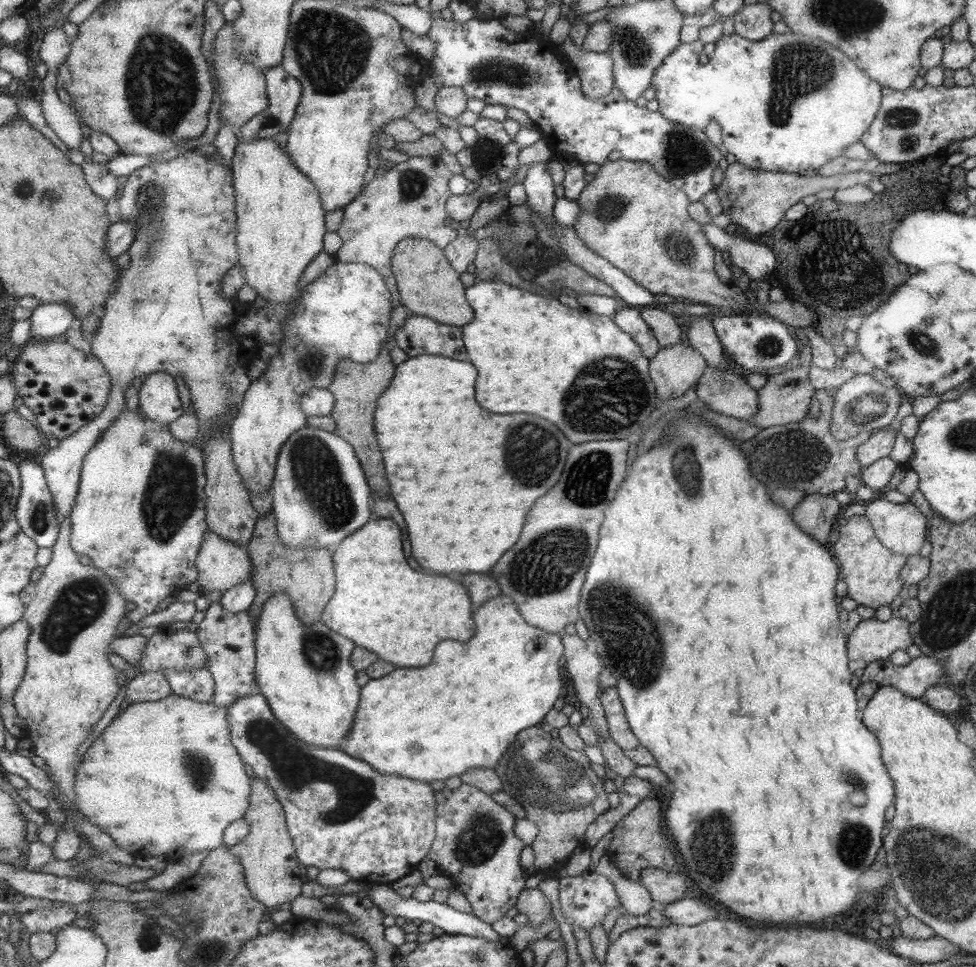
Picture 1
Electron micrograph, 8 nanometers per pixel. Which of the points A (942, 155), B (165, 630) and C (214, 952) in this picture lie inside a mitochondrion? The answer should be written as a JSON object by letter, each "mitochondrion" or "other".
{"A":"other","B":"other","C":"mitochondrion"}

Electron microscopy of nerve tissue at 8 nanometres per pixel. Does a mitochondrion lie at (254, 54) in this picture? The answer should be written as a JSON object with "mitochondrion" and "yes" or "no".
{"mitochondrion":"no"}

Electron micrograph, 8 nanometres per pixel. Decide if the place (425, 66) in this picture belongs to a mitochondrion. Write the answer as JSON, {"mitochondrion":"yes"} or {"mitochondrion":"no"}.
{"mitochondrion":"no"}

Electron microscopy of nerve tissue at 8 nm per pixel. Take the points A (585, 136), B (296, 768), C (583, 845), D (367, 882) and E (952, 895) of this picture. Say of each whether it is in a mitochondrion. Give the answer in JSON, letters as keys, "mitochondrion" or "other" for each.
{"A":"other","B":"mitochondrion","C":"other","D":"other","E":"mitochondrion"}

